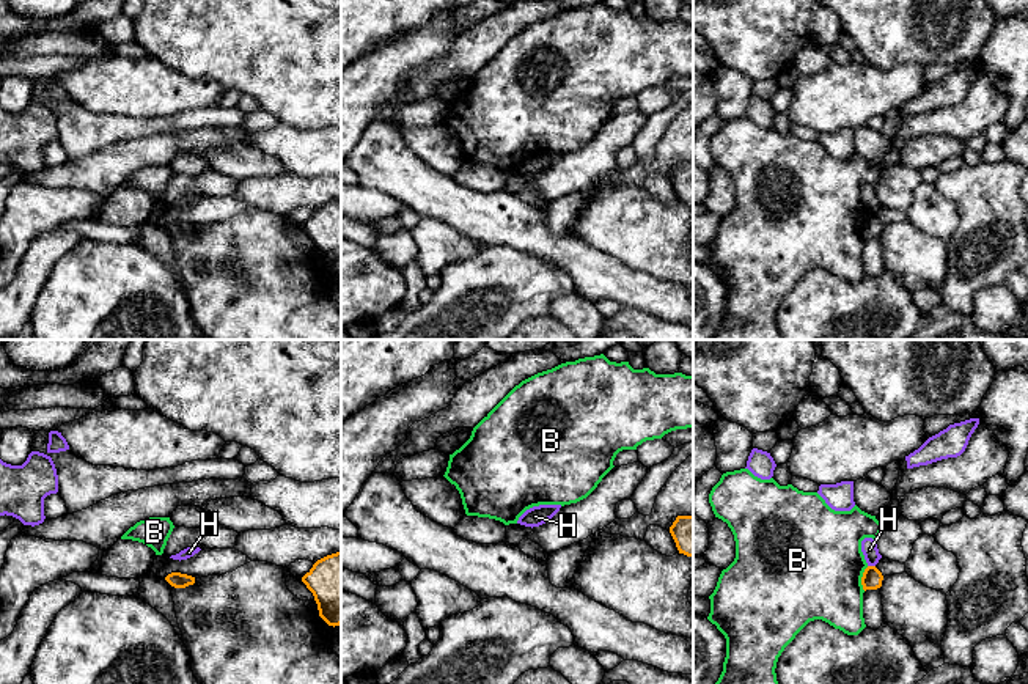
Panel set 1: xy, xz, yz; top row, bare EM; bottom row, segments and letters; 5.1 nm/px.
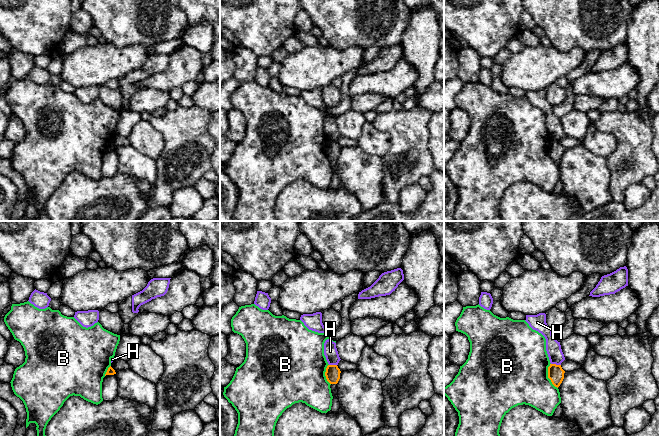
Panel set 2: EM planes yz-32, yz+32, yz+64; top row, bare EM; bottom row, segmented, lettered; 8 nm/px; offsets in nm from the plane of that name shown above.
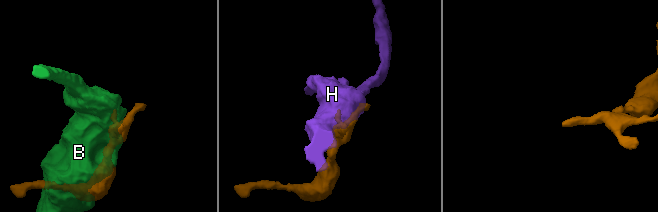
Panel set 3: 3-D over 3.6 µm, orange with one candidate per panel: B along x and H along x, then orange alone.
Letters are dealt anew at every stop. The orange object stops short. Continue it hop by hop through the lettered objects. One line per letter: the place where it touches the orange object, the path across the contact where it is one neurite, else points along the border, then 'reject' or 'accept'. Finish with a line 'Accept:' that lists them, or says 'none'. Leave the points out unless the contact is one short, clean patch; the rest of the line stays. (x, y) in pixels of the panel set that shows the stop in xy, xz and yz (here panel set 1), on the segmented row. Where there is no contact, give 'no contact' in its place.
B: meets orange in yz at (862, 579); reject
H: meets orange in yz at (871, 566); border along yz (868, 565), (874, 566); reject
Accept: none

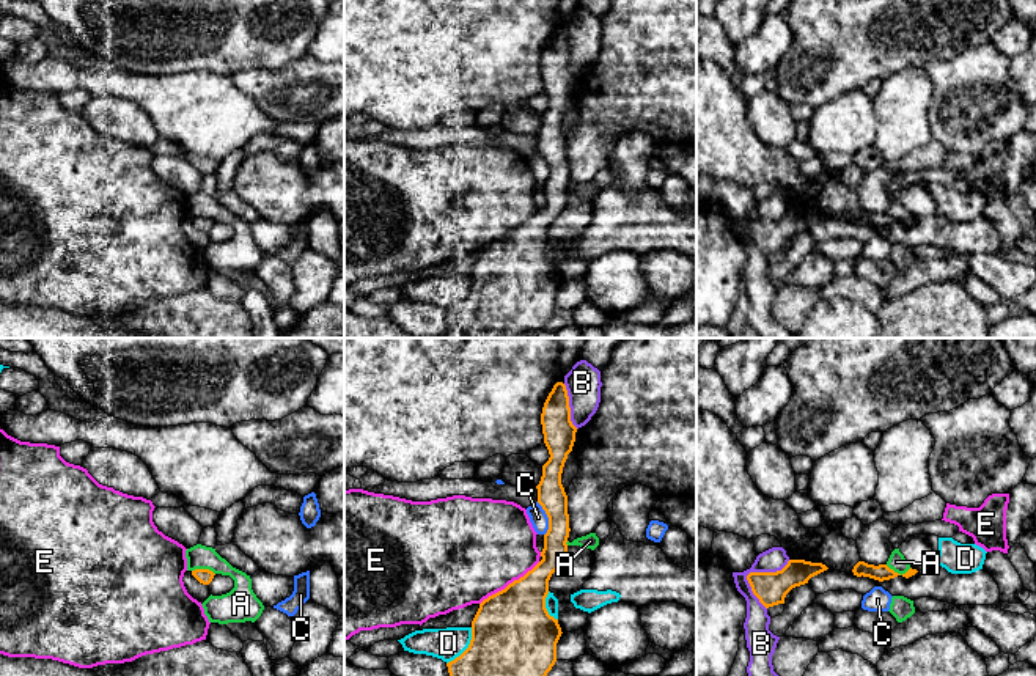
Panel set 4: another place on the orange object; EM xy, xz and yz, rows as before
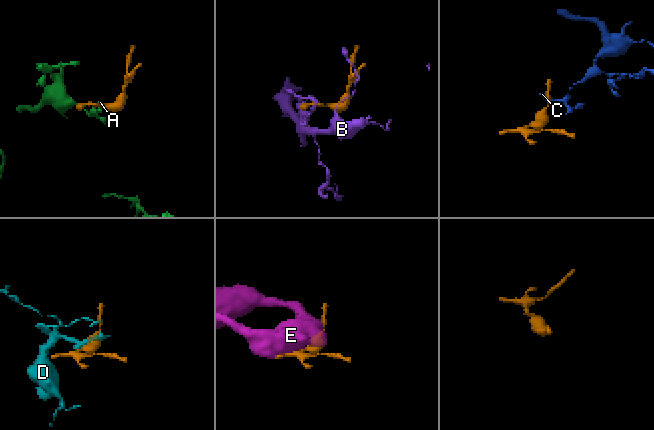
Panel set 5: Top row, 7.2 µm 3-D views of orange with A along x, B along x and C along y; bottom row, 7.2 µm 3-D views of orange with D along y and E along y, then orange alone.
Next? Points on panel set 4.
A: meets orange in yz at (896, 573); border along yz (885, 565), (901, 574), (911, 568); reject
B: meets orange in yz at (752, 573); border along yz (789, 560), (780, 569), (747, 576), (766, 609); reject
C: meets orange in xz at (549, 519); border along xz (536, 502), (547, 518), (547, 532), (544, 535); reject
D: meets orange in xz at (467, 648); reject
E: meets orange in xz at (510, 584); reject
Accept: none

